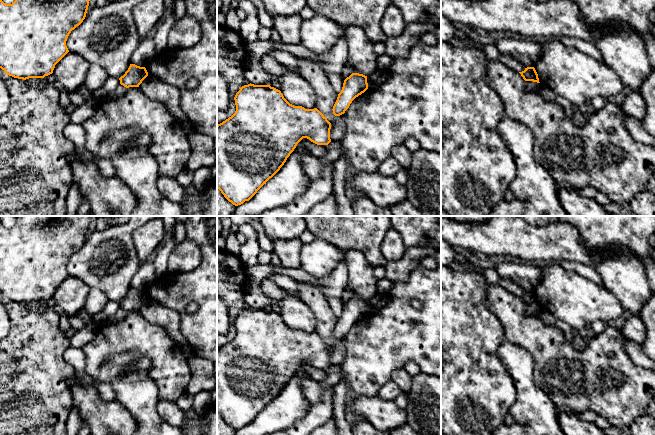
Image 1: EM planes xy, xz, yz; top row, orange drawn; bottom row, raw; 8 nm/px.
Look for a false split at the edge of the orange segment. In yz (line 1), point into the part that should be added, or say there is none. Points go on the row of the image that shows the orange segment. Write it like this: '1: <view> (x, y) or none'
1: none

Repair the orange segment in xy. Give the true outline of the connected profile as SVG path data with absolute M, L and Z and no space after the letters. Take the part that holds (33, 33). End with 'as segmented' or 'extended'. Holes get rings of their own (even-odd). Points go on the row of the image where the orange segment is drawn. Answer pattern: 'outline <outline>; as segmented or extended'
outline M0 0L0 68L9 76L18 79L44 78L53 73L55 65L69 52L66 41L77 26L86 17L90 0L15 0L12 4L6 4Z; as segmented

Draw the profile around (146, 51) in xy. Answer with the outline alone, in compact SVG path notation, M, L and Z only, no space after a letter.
M152 36L143 37L140 39L138 47L131 56L130 64L146 68L156 56L157 52Z

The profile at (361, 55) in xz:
M351 25L347 28L347 42L348 62L353 67L353 73L369 76L378 70L374 43L360 27Z

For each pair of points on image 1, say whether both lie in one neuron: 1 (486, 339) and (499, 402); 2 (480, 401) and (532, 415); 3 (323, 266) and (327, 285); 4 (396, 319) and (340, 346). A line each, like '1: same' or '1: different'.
1: same
2: different
3: different
4: different

